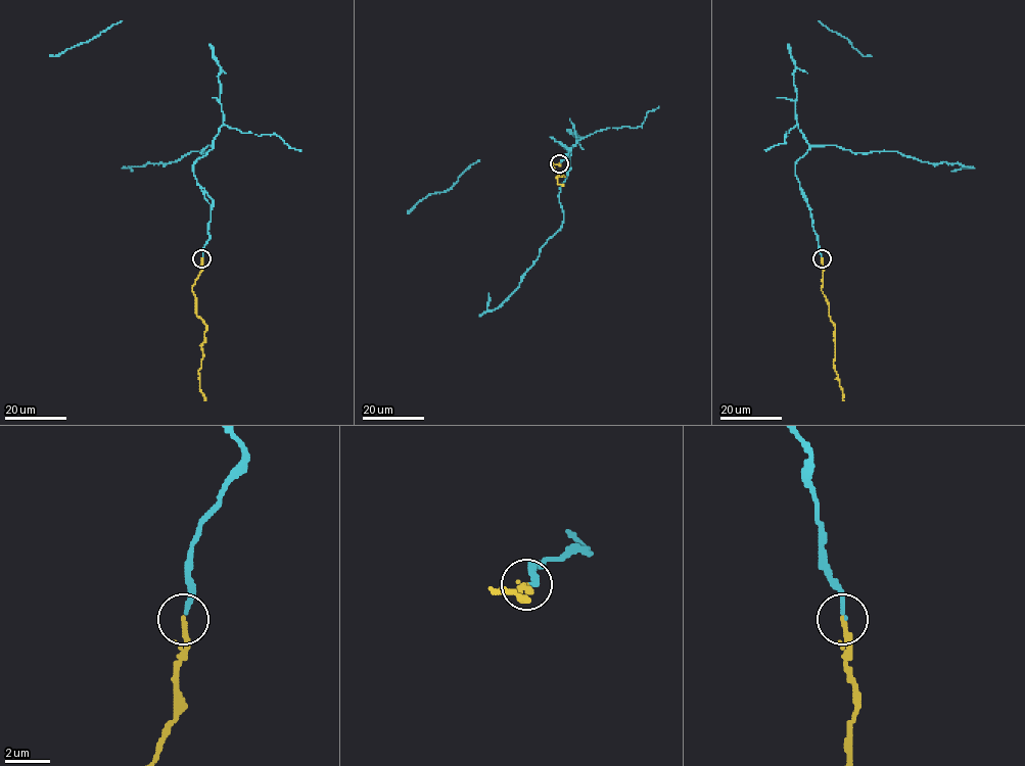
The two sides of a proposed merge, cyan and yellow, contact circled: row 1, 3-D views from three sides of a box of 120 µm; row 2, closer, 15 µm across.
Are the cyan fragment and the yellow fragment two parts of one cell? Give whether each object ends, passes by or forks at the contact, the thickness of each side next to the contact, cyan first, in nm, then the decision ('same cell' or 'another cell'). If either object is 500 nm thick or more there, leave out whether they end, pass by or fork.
cyan ends there; yellow ends there; 170 nm thick on the cyan side, 240 nm on the other; same cell

